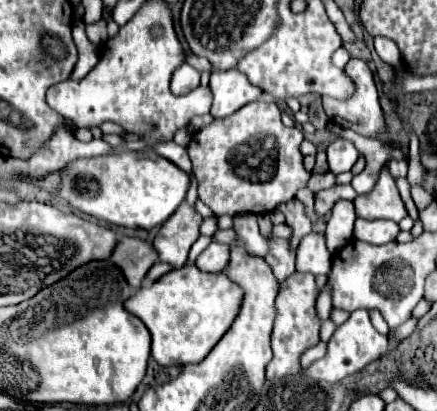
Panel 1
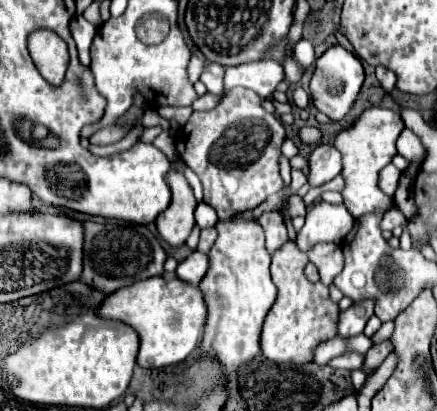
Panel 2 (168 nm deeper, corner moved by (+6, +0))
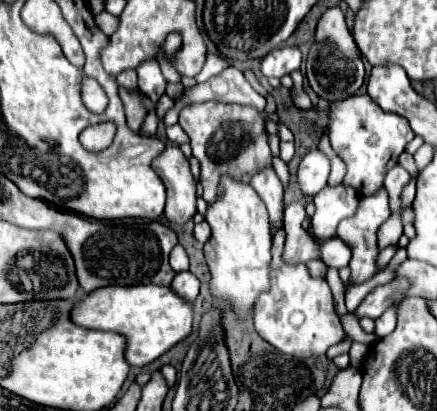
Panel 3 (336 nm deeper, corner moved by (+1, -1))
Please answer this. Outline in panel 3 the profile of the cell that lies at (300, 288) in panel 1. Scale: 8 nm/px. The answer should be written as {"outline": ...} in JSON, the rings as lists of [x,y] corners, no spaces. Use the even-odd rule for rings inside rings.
{"outline":[[[277,232],[273,236],[273,252],[271,252],[271,286],[269,292],[263,292],[255,304],[255,330],[261,338],[265,338],[279,352],[309,358],[323,356],[331,346],[343,342],[347,338],[341,328],[339,316],[335,314],[333,294],[325,278],[315,278],[309,274],[305,264],[285,264],[281,260],[285,244],[285,234]]]}

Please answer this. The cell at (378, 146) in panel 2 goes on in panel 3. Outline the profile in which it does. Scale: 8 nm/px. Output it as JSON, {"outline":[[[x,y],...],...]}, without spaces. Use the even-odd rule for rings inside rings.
{"outline":[[[367,94],[349,96],[343,104],[331,104],[329,108],[329,138],[337,156],[347,164],[347,176],[343,184],[353,186],[359,196],[377,192],[383,186],[385,172],[393,168],[405,150],[407,142],[415,136],[409,122],[403,116],[393,116],[375,104]]]}

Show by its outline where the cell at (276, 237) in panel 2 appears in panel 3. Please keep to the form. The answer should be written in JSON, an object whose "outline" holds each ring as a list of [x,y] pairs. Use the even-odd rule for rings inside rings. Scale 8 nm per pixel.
{"outline":[[[263,168],[253,174],[251,186],[257,190],[261,200],[265,202],[269,216],[271,216],[271,226],[273,230],[283,226],[283,186],[279,176],[275,174],[273,168]]]}

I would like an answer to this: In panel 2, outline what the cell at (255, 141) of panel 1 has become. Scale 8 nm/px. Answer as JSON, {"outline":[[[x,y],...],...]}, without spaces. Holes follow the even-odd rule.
{"outline":[[[244,87],[226,93],[212,111],[194,111],[176,135],[182,161],[198,175],[204,187],[204,203],[214,207],[218,219],[250,211],[284,187],[280,177],[282,143],[288,133],[282,121],[264,111],[262,99]]]}

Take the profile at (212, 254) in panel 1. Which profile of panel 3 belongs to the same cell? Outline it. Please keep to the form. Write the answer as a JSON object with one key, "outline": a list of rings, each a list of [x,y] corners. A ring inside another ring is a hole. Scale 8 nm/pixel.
{"outline":[[[179,272],[175,278],[173,278],[173,284],[171,284],[173,290],[179,292],[179,296],[187,302],[193,302],[199,294],[199,280],[191,274],[191,272]]]}

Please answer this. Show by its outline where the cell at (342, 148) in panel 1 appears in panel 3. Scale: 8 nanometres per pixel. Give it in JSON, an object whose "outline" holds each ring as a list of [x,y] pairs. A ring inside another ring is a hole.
{"outline":[[[311,150],[299,164],[297,170],[297,182],[303,194],[307,196],[315,196],[329,178],[329,158],[319,152],[319,150]]]}

